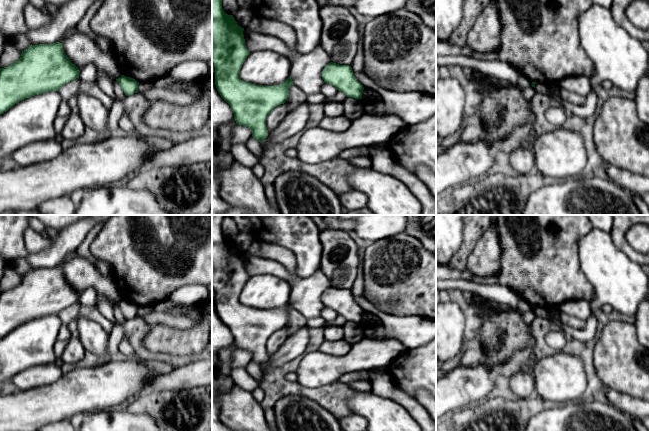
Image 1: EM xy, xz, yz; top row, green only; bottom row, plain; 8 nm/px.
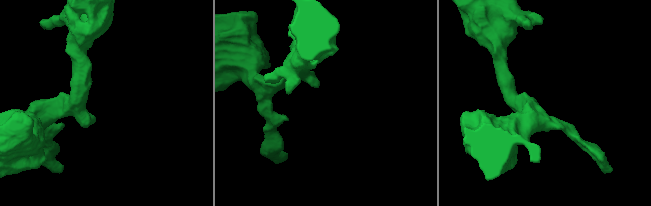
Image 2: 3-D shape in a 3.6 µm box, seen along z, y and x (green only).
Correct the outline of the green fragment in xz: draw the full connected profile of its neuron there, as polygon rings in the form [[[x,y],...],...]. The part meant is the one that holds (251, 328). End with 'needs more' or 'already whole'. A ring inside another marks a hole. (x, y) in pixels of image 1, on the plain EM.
[[[212,215],[212,290],[215,292],[215,309],[221,321],[230,329],[238,349],[252,353],[252,361],[262,367],[268,360],[266,343],[279,328],[284,328],[289,321],[289,311],[294,309],[291,300],[280,309],[263,310],[247,307],[240,302],[241,291],[250,278],[245,270],[244,252],[240,251],[233,239],[228,239],[222,232],[222,221],[226,215]]] | already whole

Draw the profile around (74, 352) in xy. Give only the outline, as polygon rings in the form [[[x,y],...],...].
[[[71,338],[67,342],[67,346],[59,361],[76,365],[84,358],[85,353],[86,350],[81,341],[78,338]]]

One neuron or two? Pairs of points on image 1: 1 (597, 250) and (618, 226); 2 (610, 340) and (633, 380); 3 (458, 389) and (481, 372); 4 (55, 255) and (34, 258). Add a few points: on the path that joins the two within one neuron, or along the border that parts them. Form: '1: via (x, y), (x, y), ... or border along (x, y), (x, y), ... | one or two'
1: border along (609, 234), (613, 243), (624, 254) | two
2: via (617, 350), (618, 358), (630, 370) | one
3: via (464, 386), (467, 386), (475, 378) | one
4: via (50, 257), (39, 258) | one

